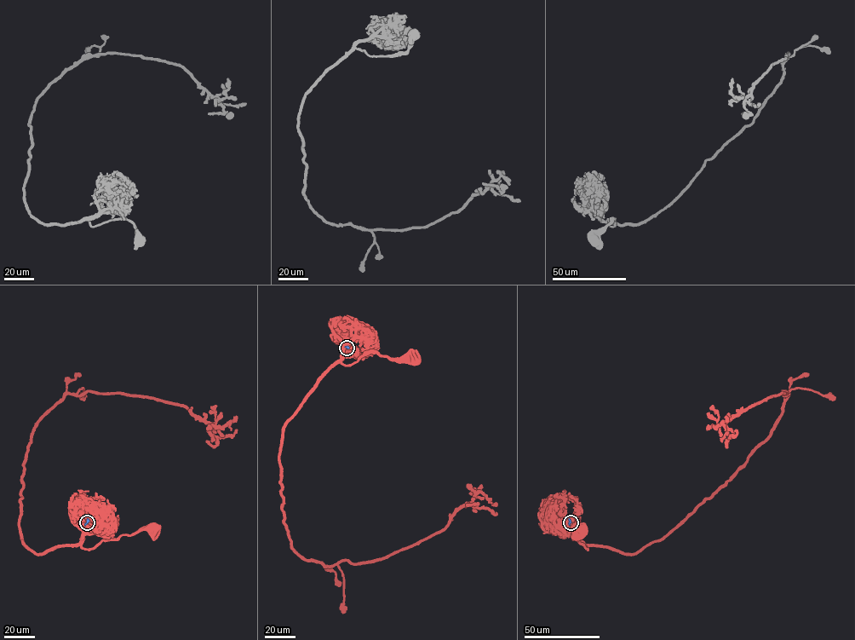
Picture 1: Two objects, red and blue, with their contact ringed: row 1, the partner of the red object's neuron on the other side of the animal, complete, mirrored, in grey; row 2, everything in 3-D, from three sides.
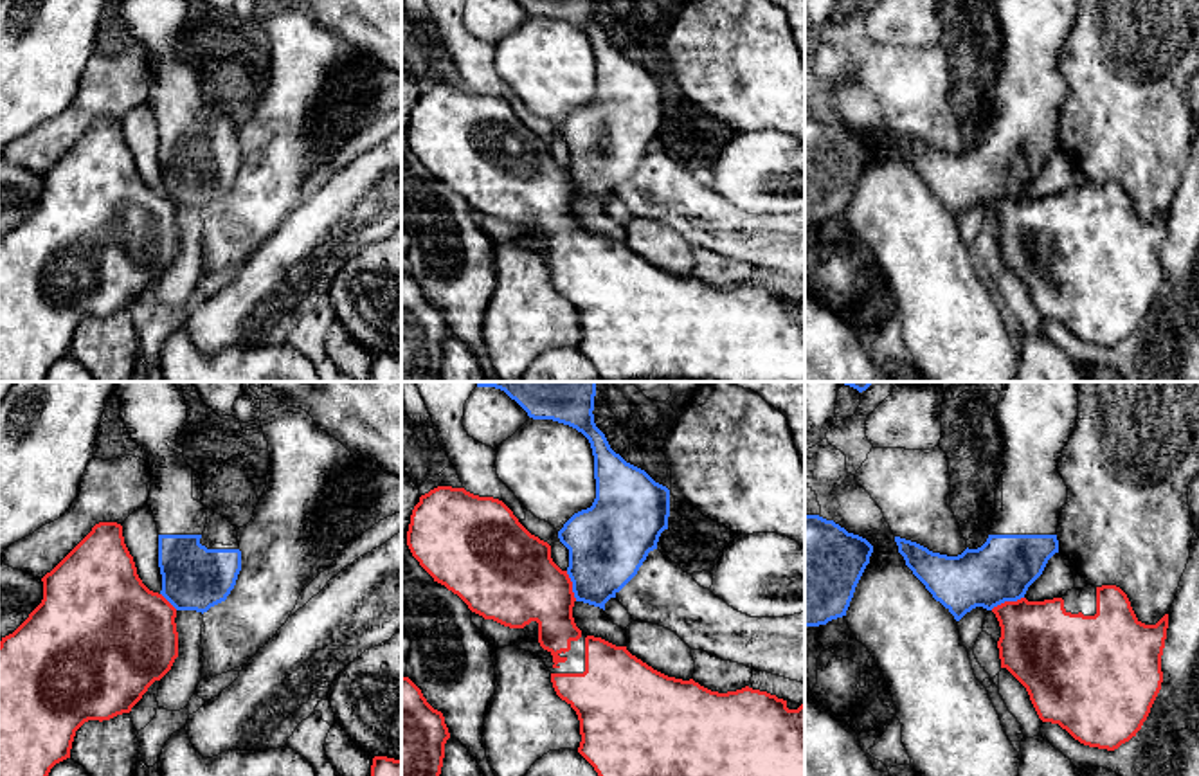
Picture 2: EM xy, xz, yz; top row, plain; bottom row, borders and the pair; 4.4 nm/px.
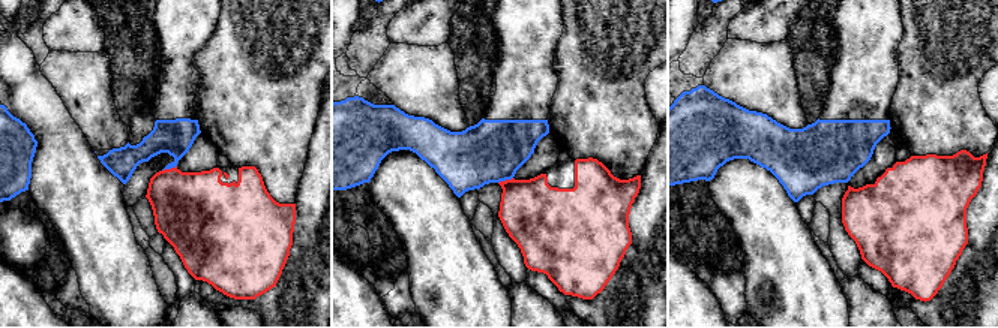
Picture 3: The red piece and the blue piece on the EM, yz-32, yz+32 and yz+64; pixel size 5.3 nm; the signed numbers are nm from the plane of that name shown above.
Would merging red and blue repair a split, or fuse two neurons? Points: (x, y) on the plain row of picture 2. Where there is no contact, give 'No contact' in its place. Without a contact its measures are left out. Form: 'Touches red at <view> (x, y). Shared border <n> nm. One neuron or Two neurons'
Touches red at yz (1007, 198). Shared border 160 nm. Two neurons

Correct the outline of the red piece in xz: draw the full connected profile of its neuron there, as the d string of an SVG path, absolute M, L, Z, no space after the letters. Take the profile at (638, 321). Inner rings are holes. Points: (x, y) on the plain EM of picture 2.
M585 234L585 268L551 270L556 292L578 311L581 338L578 349L594 364L605 382L805 382L805 301L789 306L787 297L749 283L718 290L693 275L668 274L627 243L601 234Z

